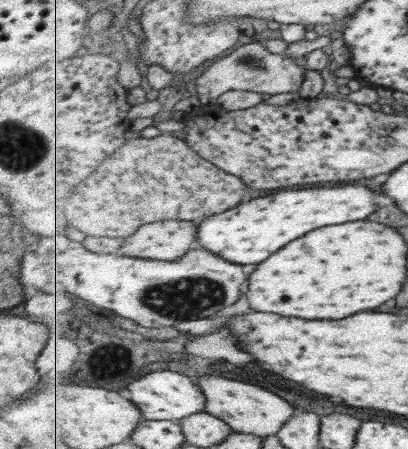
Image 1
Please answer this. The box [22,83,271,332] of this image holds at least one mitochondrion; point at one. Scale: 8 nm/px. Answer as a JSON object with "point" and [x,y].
{"point":[183,297]}

